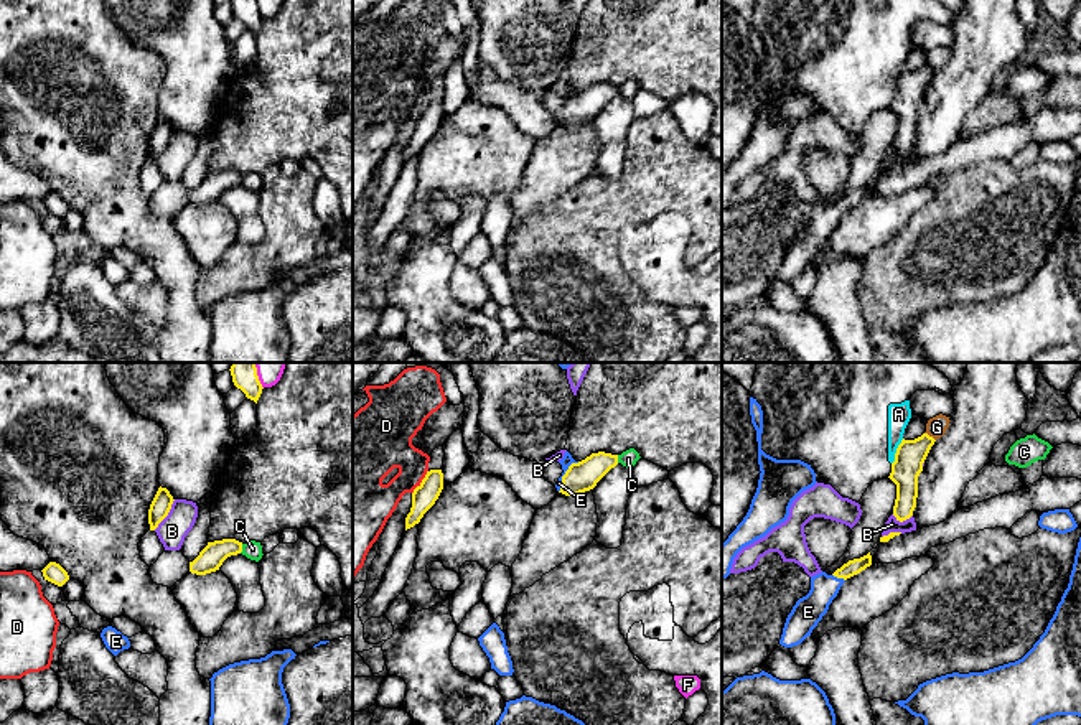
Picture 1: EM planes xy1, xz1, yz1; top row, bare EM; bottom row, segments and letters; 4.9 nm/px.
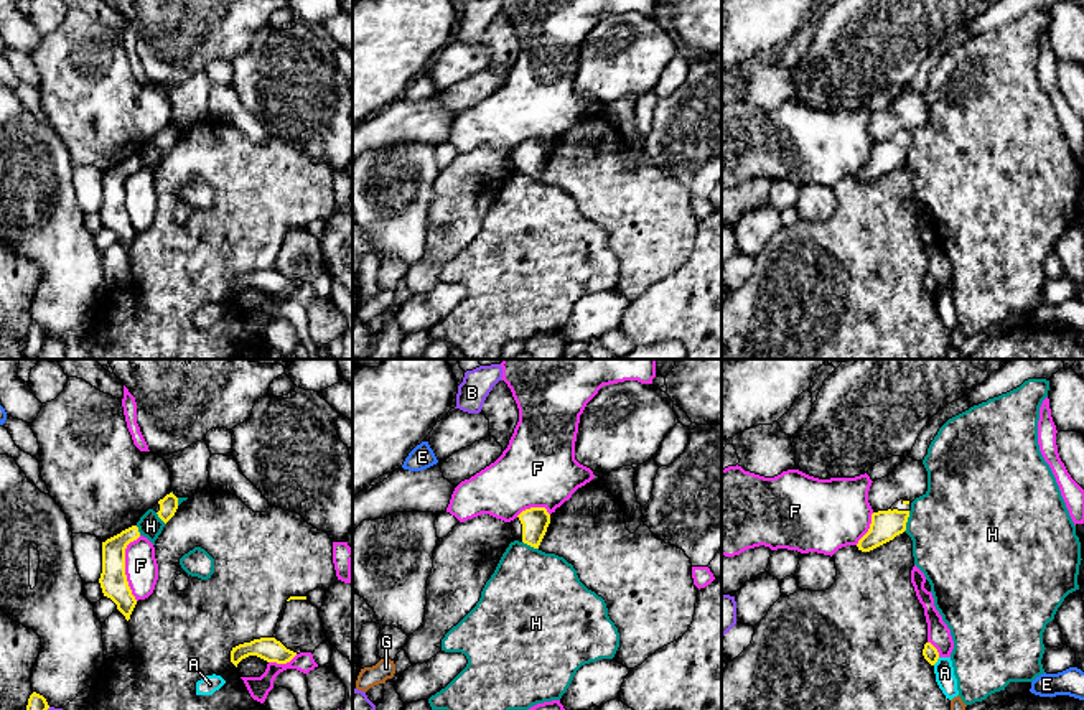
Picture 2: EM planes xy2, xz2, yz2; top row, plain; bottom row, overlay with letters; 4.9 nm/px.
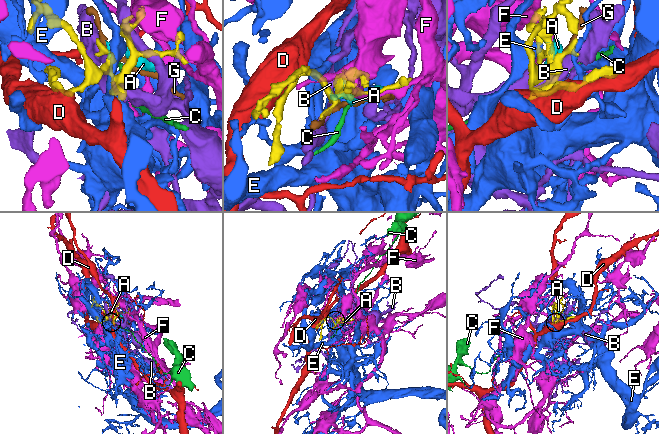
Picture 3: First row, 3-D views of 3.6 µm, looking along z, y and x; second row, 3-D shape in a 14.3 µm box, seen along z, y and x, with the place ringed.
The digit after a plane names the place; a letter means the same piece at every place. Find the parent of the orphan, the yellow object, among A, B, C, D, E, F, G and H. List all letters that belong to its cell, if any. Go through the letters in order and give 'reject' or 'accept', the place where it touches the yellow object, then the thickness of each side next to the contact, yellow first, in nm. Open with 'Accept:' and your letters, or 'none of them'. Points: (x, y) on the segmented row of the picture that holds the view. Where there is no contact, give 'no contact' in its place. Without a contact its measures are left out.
Accept: E
A: reject; meets yellow in yz1 at (897, 452); 150 nm thick on the yellow side, 110 nm on the other
B: reject; meets yellow in xy1 at (167, 514); 100 nm thick on the yellow side, 140 nm on the other
C: reject; meets yellow in xy1 at (241, 549); 120 nm thick on the yellow side, 90 nm on the other
D: reject; meets yellow in xz1 at (422, 481); 120 nm thick on the yellow side, 240 nm on the other
E: accept; meets yellow in xz1 at (564, 475); 150 nm thick on the yellow side, 60 nm on the other
F: reject; meets yellow in xy2 at (124, 567); 130 nm thick on the yellow side, 160 nm on the other
G: reject; meets yellow in yz1 at (928, 435); 150 nm thick on the yellow side, 100 nm on the other
H: reject; meets yellow in yz2 at (906, 521); 150 nm thick on the yellow side, 460 nm on the other

